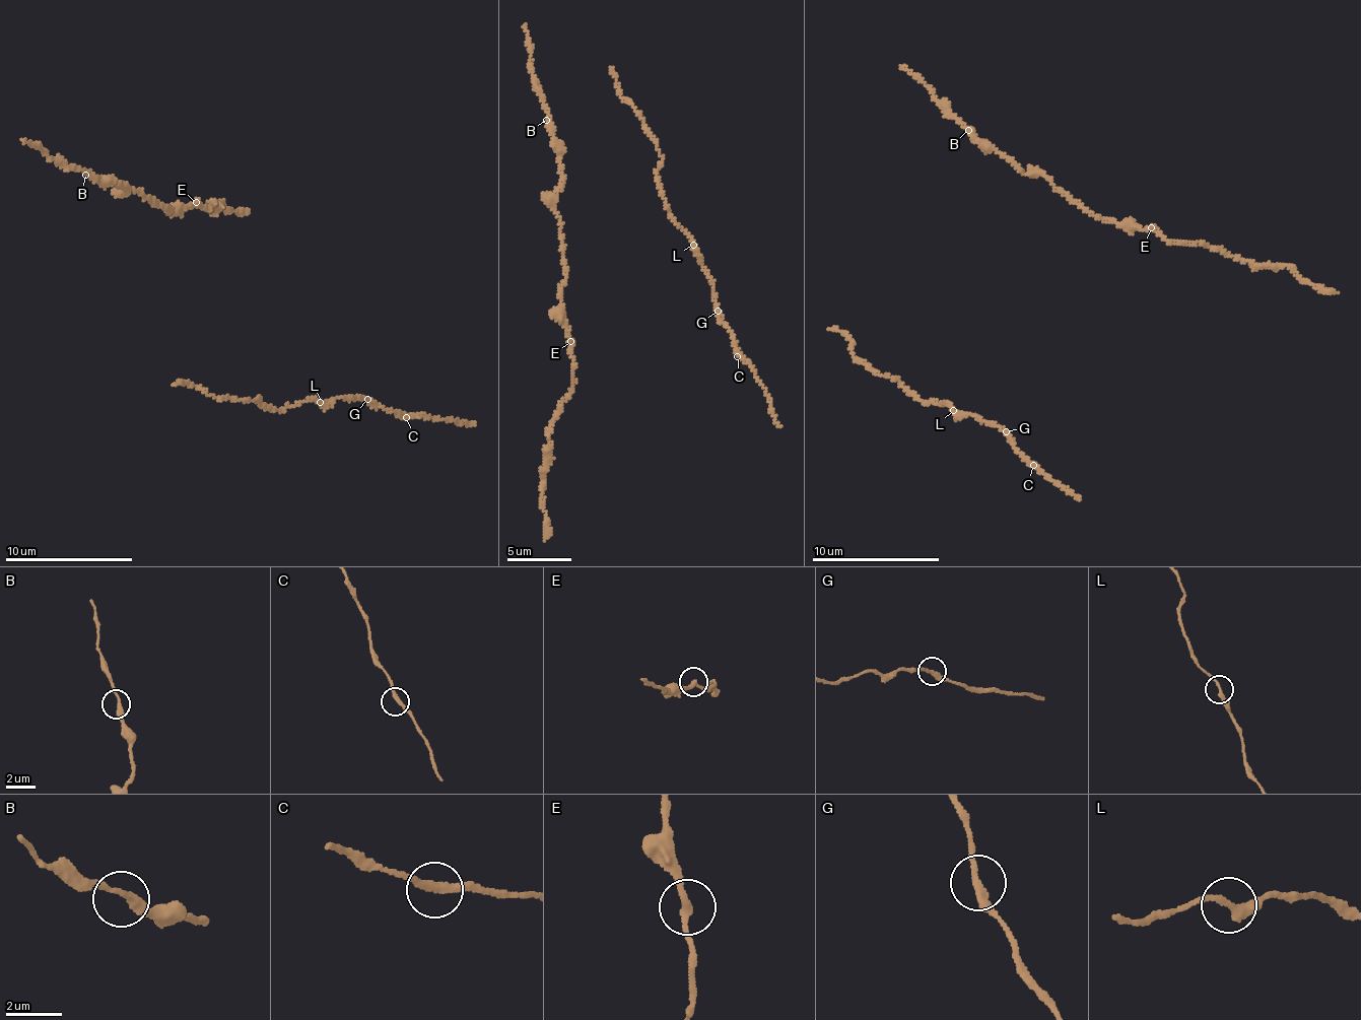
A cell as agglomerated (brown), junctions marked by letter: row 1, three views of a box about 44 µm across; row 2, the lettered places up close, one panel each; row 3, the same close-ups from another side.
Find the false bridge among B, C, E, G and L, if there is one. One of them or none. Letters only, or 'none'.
E

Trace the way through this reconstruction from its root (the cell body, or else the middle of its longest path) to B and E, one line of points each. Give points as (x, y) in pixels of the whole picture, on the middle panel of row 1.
B: (553, 146), (555, 139), (546, 120)
E: (553, 146), (562, 173), (554, 194), (554, 213), (561, 227), (566, 274), (561, 300), (569, 342)

